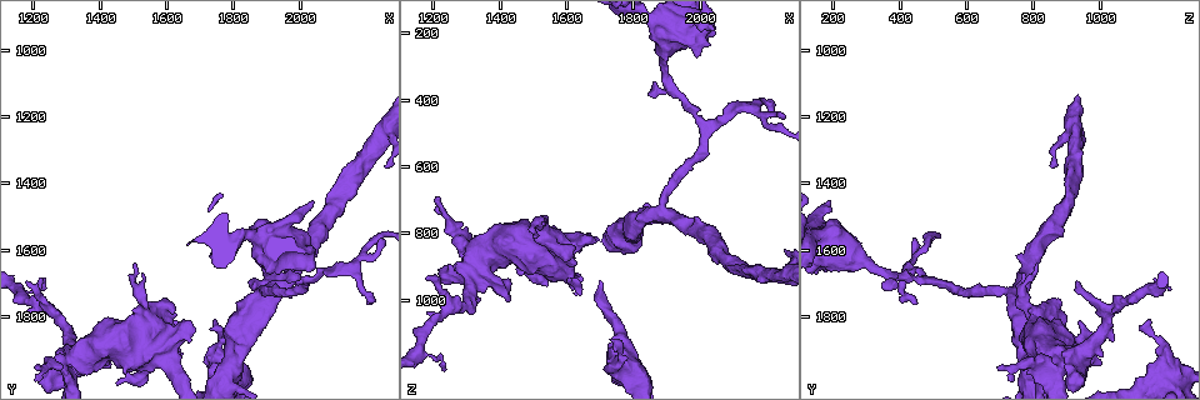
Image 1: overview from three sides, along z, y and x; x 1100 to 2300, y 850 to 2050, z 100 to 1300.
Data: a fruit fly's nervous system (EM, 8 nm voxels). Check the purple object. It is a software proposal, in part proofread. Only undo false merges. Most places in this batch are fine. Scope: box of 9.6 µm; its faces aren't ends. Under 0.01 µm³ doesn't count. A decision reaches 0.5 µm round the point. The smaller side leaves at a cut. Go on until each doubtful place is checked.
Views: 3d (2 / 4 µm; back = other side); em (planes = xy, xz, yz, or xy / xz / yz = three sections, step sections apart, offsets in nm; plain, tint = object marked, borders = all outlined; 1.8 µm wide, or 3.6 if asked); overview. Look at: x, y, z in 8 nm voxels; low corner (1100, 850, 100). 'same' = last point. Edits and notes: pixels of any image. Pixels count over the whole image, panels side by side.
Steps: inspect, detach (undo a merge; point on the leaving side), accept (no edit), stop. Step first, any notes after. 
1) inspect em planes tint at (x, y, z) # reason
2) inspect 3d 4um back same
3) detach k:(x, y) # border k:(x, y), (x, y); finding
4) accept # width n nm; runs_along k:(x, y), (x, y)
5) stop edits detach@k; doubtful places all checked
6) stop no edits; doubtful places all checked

inspect em planes tint at (2020, 1690, 480) # sharp bend

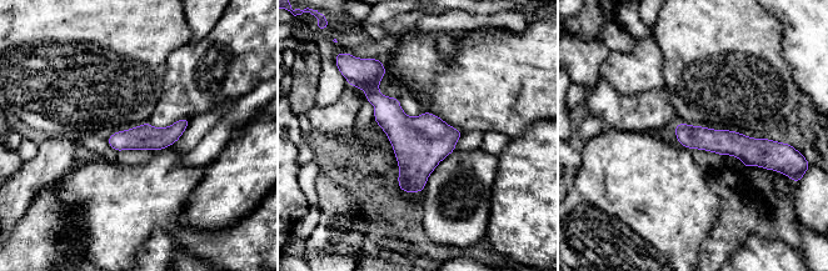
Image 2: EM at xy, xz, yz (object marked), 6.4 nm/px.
accept # runs_along 2:(678, 128), (738, 145), (773, 144); one neuron here

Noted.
inspect 3d 4um at (1300, 1930, 910) # calibre changes

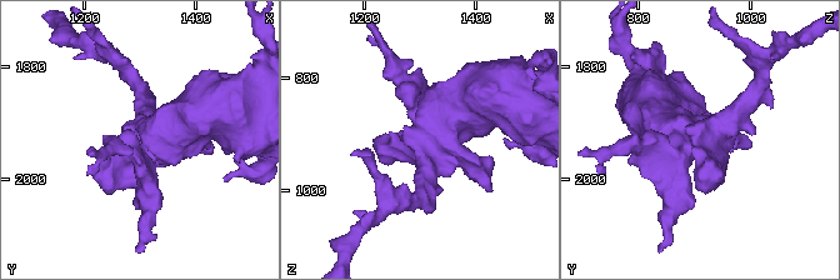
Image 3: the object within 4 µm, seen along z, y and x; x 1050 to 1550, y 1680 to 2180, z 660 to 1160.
inspect em 3.6um planes tint at (1310, 1945, 920)

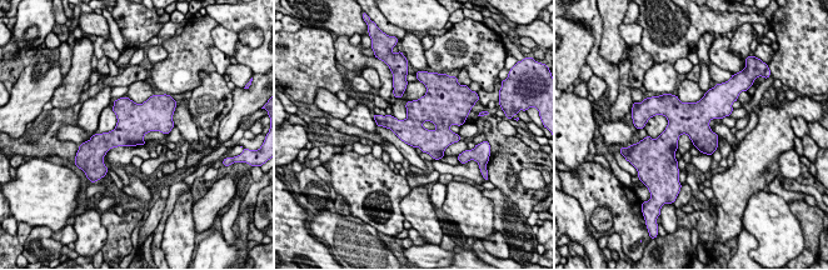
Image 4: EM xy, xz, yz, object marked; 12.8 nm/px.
accept # continuous, no second neuron

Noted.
inspect 3d 4um at (1270, 1930, 820) # calibre changes

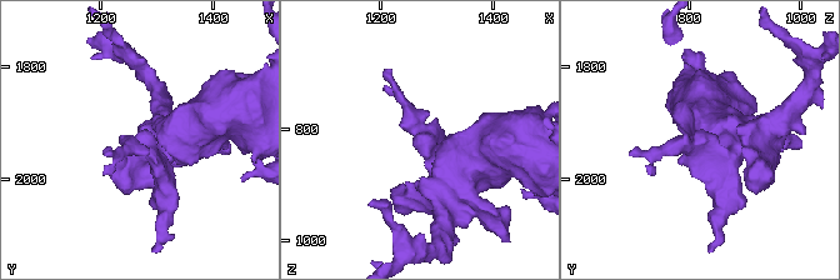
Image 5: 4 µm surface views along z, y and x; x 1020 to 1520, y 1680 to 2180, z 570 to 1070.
inspect em 3.6um xz step 16 tint at (1275, 1930, 810)

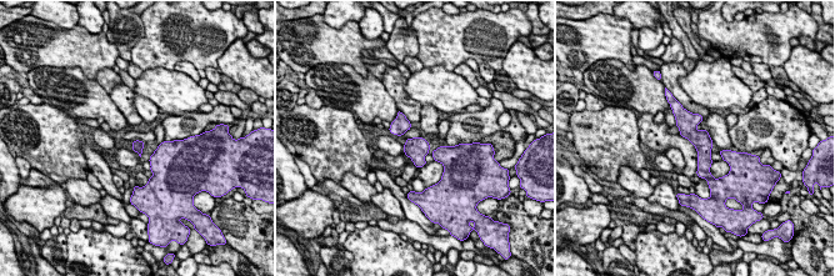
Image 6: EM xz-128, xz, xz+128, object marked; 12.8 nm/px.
inspect em 3.6um planes tint same

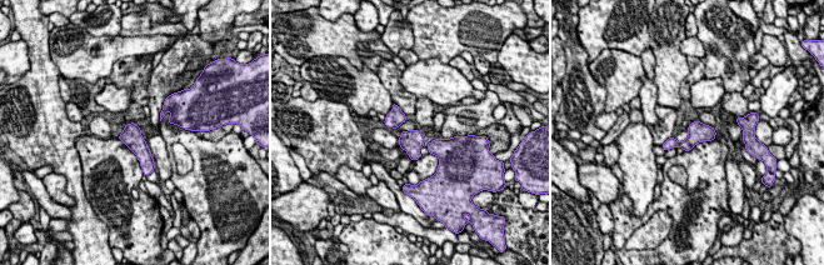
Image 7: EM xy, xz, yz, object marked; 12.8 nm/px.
accept # width 260 nm; continuous, no second neuron

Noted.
stop no edits; doubtful places all checked

